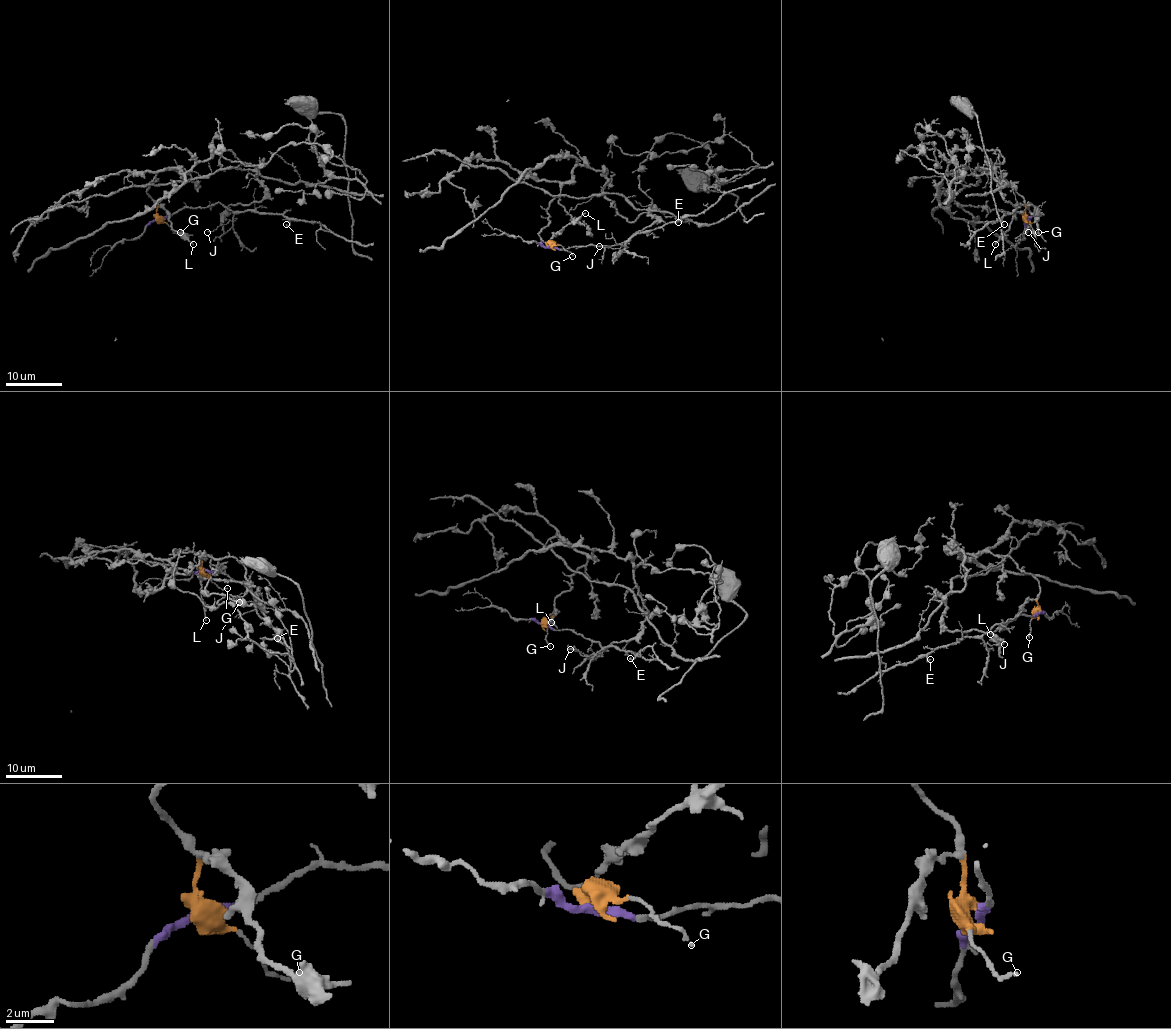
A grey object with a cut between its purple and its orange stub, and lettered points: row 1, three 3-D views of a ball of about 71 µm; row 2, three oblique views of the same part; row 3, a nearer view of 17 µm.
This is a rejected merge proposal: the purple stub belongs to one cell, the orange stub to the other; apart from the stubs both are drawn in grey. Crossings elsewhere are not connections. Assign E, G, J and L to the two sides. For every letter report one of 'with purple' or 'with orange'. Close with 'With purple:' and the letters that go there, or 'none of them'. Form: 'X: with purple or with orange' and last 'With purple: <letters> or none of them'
E: with purple
G: with orange
J: with purple
L: with orange
With purple: E, J

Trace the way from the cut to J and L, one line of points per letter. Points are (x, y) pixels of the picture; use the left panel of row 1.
J: (155, 218), (171, 216), (184, 208), (209, 207), (219, 202), (233, 212), (226, 223), (208, 232)
L: (155, 216), (158, 205), (167, 212), (171, 226), (194, 245)

